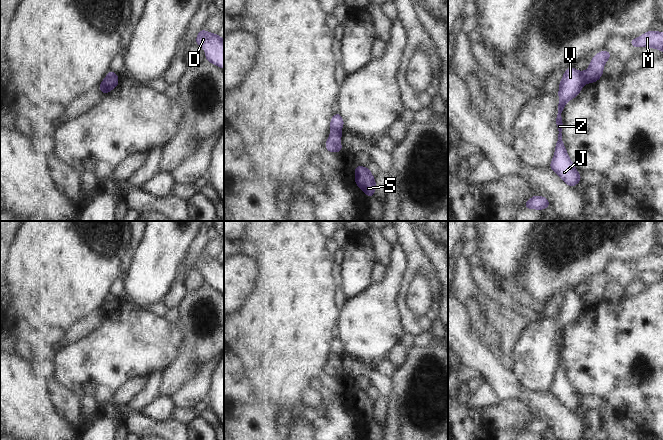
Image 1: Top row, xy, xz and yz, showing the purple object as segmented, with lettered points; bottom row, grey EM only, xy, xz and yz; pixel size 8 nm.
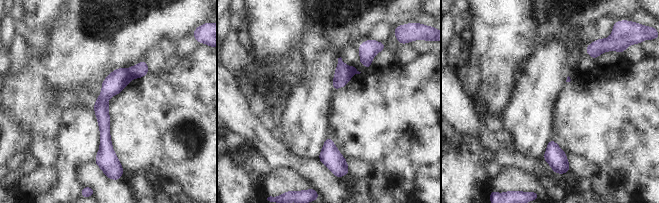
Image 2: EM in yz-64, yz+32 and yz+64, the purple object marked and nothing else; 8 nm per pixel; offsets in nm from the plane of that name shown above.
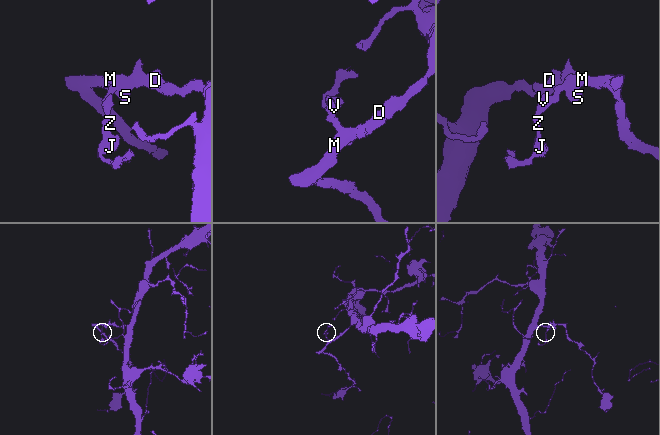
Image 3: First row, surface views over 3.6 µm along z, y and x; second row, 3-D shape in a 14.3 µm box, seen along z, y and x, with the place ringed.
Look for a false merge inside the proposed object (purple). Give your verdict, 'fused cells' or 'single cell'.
fused cells

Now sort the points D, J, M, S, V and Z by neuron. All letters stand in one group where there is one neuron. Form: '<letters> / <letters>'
D M S / J V Z

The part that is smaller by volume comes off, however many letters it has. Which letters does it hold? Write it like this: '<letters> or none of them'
J, V, Z

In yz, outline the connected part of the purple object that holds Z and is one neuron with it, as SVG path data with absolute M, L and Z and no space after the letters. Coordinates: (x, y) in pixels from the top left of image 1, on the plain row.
M569 291L563 298L559 308L559 330L557 332L556 349L559 355L558 364L555 371L555 379L551 385L550 392L570 411L581 405L581 399L570 384L562 365L562 341L561 337L565 328L575 322L585 309L581 297L575 291Z

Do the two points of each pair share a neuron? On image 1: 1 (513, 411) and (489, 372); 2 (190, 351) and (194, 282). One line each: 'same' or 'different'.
1: different
2: different

